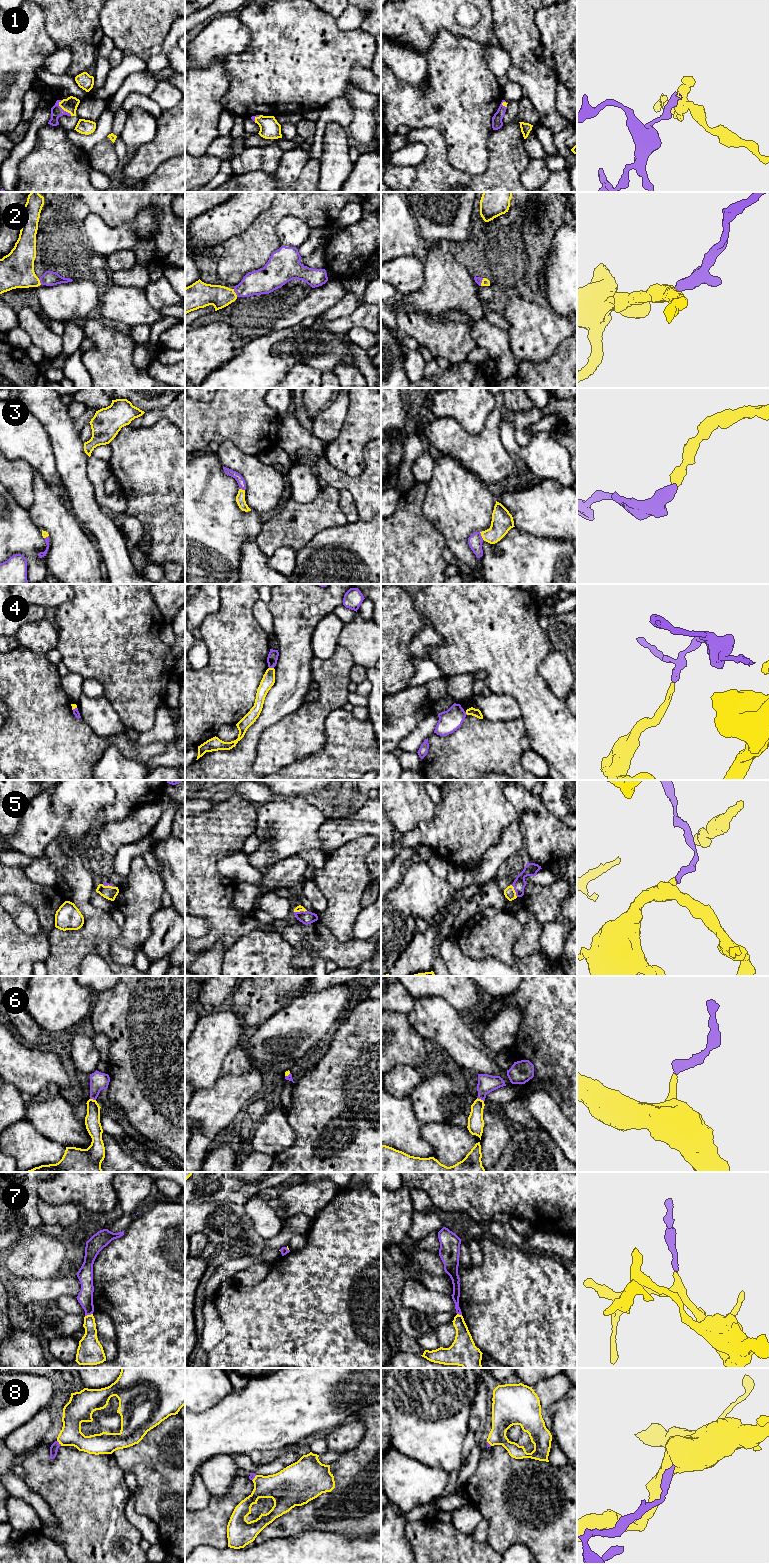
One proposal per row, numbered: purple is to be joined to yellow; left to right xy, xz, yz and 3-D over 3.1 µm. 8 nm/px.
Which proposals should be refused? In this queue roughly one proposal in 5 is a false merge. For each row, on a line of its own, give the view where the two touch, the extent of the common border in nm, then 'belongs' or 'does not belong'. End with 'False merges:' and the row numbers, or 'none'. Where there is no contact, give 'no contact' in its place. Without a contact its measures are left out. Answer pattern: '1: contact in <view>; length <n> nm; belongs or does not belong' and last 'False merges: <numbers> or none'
1: contact in xy; length 160 nm; belongs
2: contact in xz; length 70 nm; belongs
3: contact in yz; length 70 nm; belongs
4: contact in xz; length 40 nm; does not belong
5: contact in yz; length 110 nm; belongs
6: contact in yz; length 60 nm; belongs
7: contact in xy; length 70 nm; belongs
8: contact in xy; length 60 nm; belongs
False merges: 4

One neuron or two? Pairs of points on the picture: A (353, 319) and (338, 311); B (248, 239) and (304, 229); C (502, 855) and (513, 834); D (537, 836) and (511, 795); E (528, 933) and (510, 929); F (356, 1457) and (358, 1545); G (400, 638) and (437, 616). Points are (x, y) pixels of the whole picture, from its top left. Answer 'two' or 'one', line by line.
A: two
B: two
C: one
D: one
E: two
F: two
G: two

